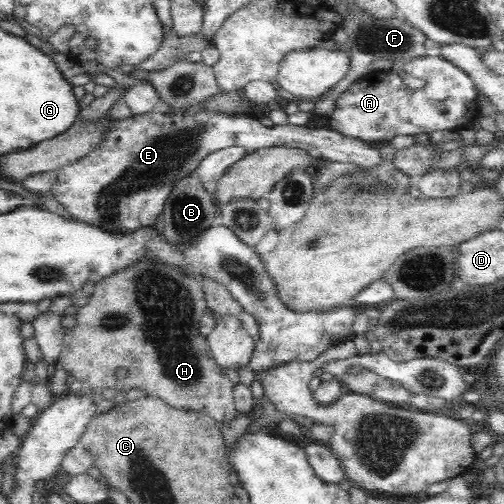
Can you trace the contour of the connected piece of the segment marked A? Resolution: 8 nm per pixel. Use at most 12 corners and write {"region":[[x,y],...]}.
{"region":[[437,53],[370,71],[328,128],[379,146],[457,132],[477,86]]}

